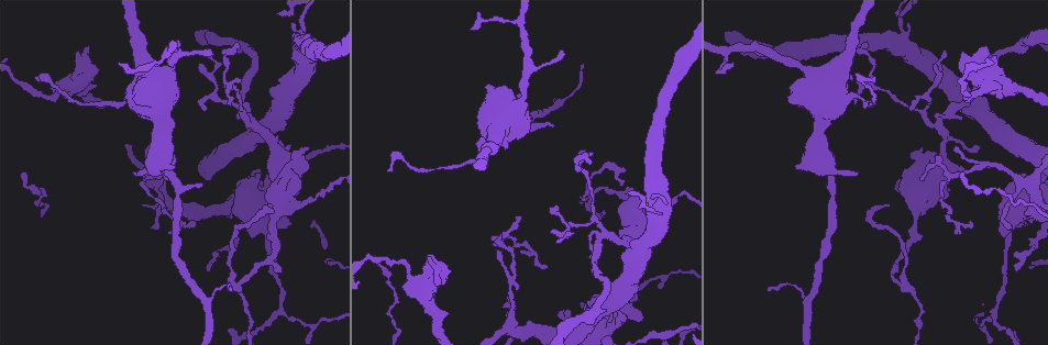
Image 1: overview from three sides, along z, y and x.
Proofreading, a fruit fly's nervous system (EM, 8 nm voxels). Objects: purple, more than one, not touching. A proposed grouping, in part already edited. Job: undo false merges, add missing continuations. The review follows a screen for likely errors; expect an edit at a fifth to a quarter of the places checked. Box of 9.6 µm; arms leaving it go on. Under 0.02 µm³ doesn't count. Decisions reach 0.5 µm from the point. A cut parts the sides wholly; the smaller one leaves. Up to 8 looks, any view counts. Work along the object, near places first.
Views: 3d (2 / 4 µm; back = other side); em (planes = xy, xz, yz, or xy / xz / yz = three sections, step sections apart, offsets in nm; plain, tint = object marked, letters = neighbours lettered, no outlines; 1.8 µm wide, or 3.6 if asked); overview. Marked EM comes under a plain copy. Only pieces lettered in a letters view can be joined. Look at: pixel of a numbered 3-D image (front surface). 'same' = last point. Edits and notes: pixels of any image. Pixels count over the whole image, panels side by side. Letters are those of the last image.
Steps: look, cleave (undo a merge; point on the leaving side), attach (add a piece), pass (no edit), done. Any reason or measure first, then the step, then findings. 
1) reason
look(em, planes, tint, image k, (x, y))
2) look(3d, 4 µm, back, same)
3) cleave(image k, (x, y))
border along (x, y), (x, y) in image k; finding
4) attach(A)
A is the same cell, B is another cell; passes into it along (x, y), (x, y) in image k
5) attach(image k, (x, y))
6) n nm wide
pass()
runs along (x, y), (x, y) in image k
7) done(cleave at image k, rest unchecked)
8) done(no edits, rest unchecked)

branch stops here
look(em, yz, step 16, letters, image 1, (441, 280))

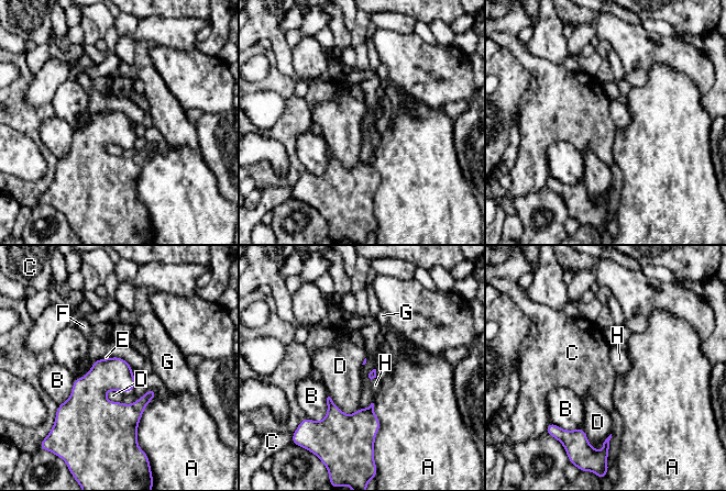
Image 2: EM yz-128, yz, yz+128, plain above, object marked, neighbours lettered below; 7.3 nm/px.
A touches over 380 nm
pass()
A, B, C, D, E, F, G and H are other cells; border along (124, 392), (109, 390), (105, 397) in image 2; no lettered piece goes on from it

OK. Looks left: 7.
abrupt turn
look(3d, 4 µm, back, image 1, (604, 237))

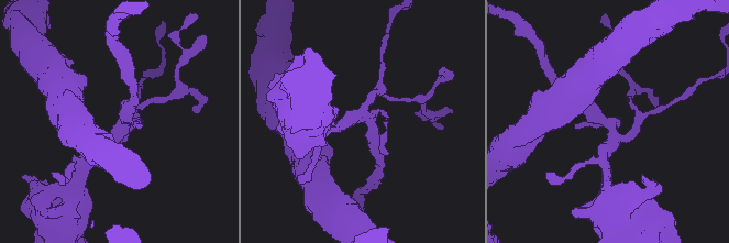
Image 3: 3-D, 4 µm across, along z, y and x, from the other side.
3 arms
look(em, xy, step 16, letters, image 3, (611, 136))

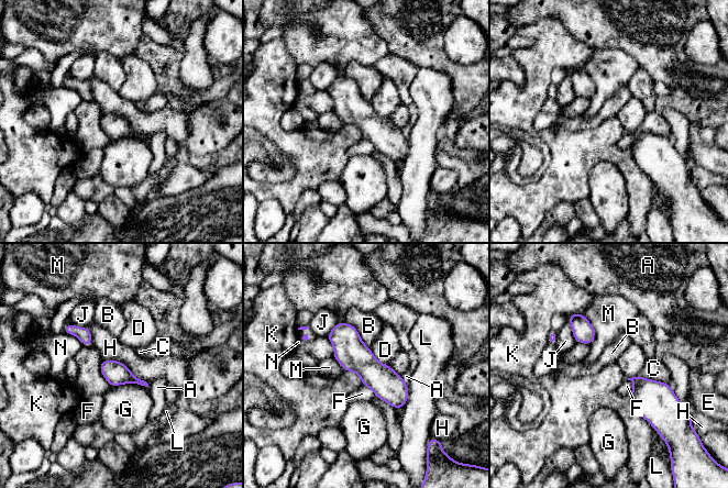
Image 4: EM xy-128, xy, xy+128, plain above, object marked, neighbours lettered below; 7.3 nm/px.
pass()
A, B, C, D, E, F, G, H, J, K, L, M and N are other cells; border along (629, 392), (636, 410), (653, 429) in image 4; continuous, no second neuron

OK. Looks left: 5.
calibre changes
look(em, planes, letters, image 1, (598, 333))

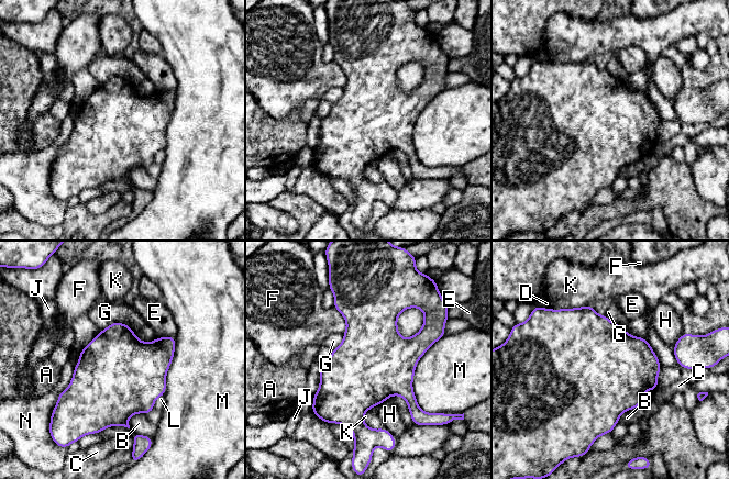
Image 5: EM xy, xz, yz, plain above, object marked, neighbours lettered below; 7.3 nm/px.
550 nm wide
pass()
A, B, C, D, E, F, G, H, J, K, L, M and N are other cells; border along (132, 327), (111, 322), (100, 331) in image 5; all the same neuron

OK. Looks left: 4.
done(no edits, rest unchecked)

